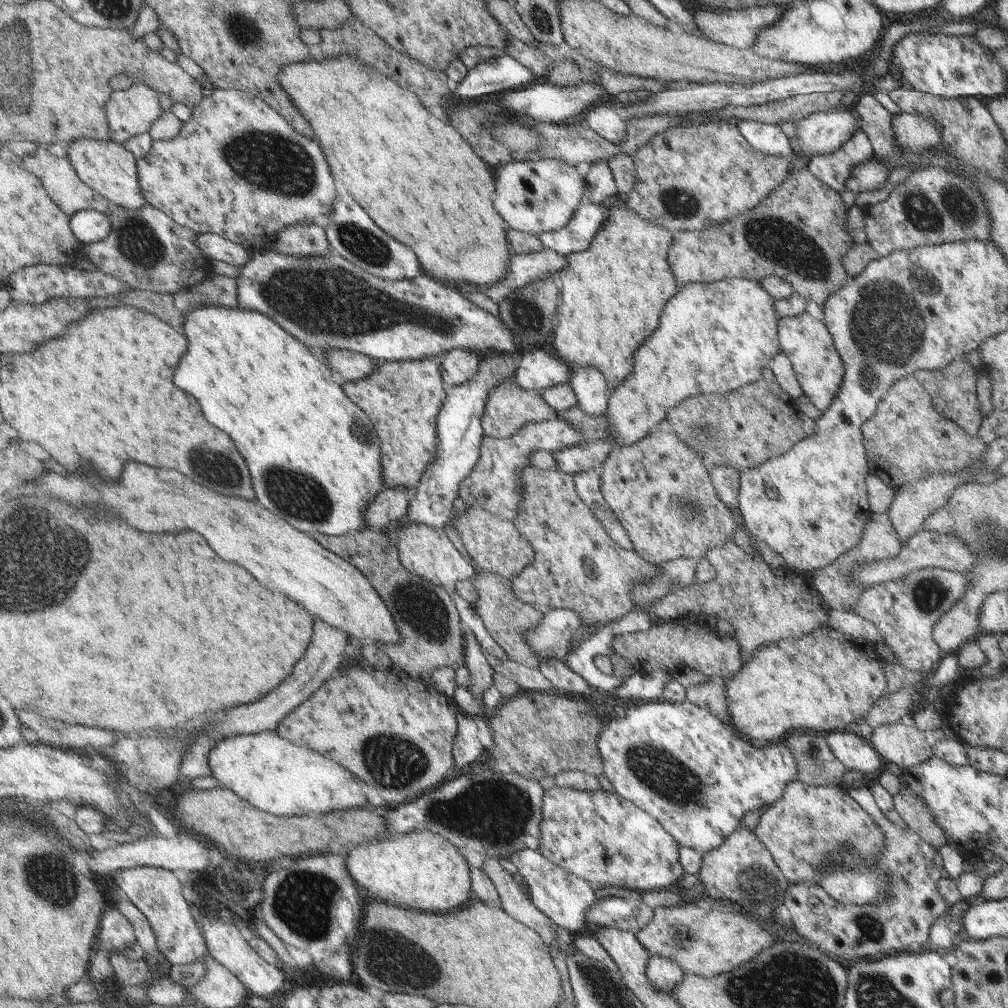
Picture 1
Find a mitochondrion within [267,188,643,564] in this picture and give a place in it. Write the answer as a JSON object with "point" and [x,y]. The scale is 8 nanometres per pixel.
{"point":[363,243]}

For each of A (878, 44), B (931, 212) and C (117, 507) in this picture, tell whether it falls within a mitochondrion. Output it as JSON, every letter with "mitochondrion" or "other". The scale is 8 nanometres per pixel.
{"A":"other","B":"mitochondrion","C":"other"}

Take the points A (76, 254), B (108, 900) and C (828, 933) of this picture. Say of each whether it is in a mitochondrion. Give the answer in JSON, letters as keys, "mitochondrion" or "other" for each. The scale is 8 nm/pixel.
{"A":"other","B":"other","C":"mitochondrion"}

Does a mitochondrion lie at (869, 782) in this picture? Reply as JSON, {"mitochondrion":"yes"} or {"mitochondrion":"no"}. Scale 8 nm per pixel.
{"mitochondrion":"no"}

